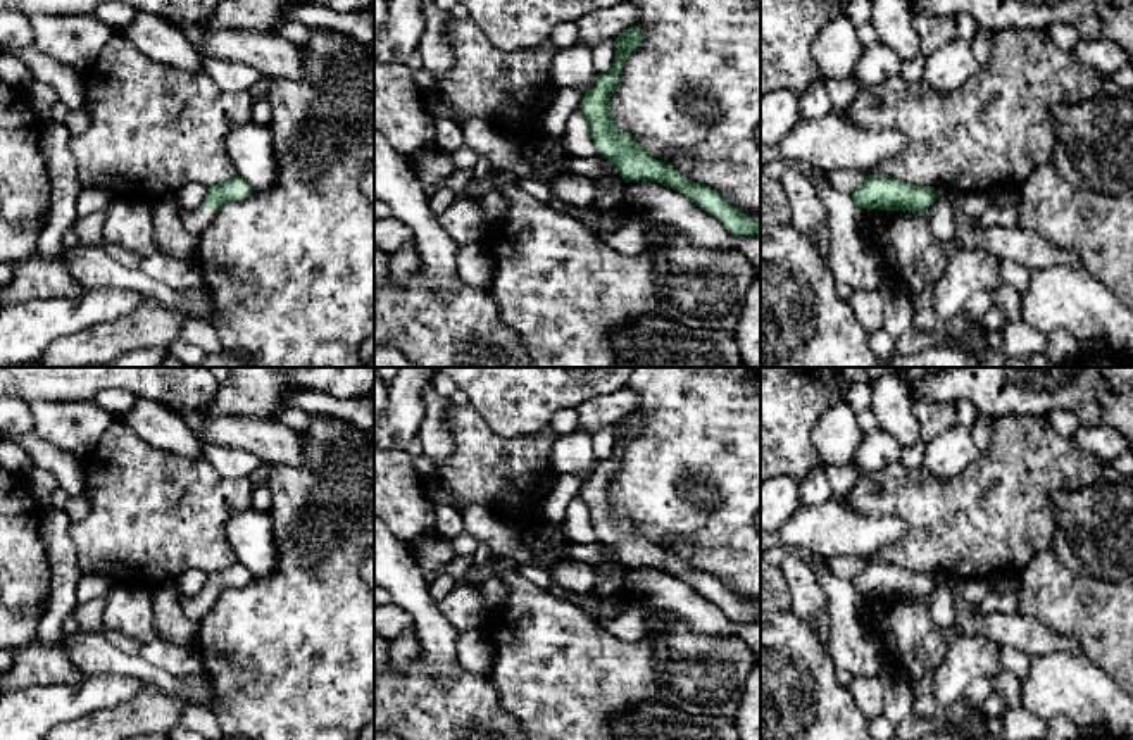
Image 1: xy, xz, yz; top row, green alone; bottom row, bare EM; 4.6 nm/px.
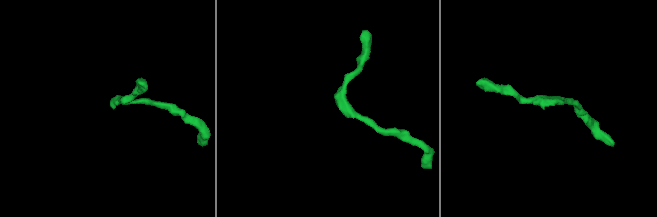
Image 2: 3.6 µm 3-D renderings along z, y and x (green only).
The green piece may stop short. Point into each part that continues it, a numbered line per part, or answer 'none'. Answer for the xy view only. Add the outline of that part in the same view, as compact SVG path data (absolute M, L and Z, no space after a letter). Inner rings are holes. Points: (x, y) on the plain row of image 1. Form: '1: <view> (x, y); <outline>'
1: xy (195, 608); M198 592L195 595L183 595L179 599L181 611L185 616L195 623L200 623L205 614L214 607L216 597L210 597L203 592Z

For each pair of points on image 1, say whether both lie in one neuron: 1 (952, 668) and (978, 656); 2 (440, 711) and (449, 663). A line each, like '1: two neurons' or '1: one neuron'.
1: one neuron
2: two neurons

